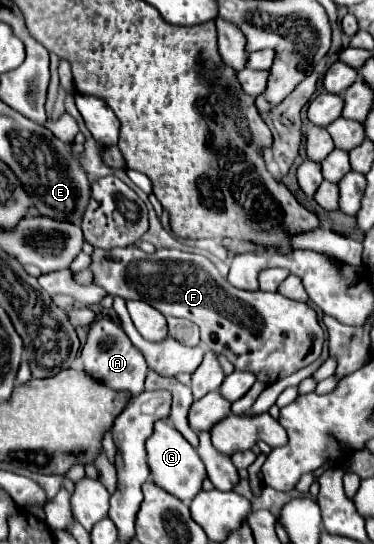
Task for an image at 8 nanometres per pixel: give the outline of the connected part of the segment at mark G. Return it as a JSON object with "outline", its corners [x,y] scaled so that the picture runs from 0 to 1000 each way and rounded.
{"outline":[[[452,772],[414,776],[414,794],[393,809],[393,853],[404,864],[404,882],[495,926],[505,926],[537,904],[537,890],[553,879],[527,827],[516,827],[516,820],[457,783]]]}

